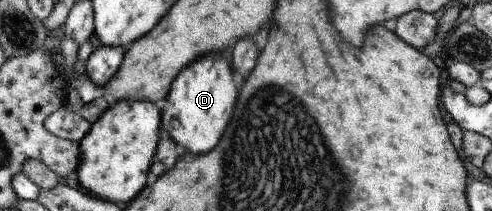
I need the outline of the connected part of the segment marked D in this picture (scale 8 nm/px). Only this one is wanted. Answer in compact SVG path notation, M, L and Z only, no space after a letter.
M221 54L203 56L201 60L189 64L179 76L174 78L166 96L165 106L160 113L161 126L169 132L169 137L183 151L193 154L207 154L221 140L225 132L237 98L237 86L233 82L233 72L229 62Z

